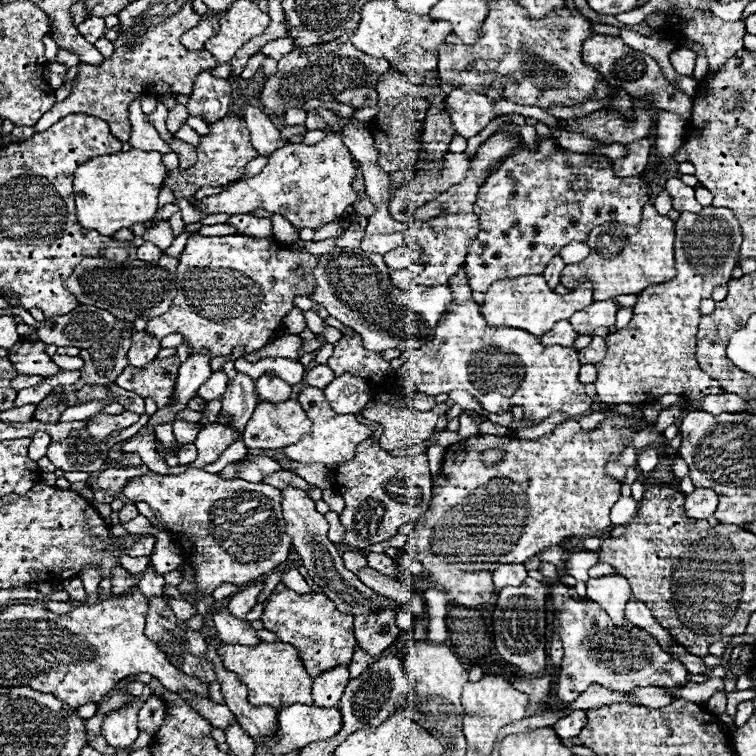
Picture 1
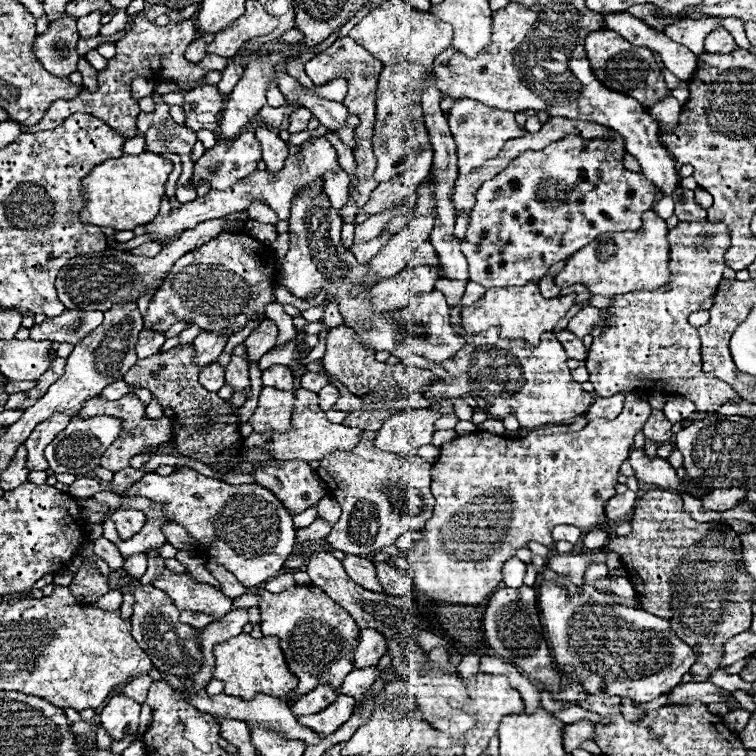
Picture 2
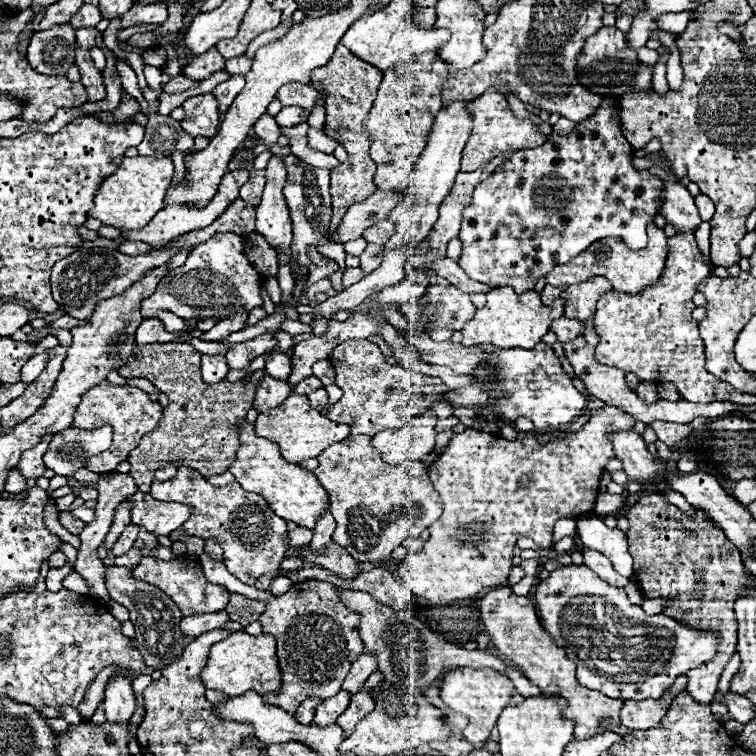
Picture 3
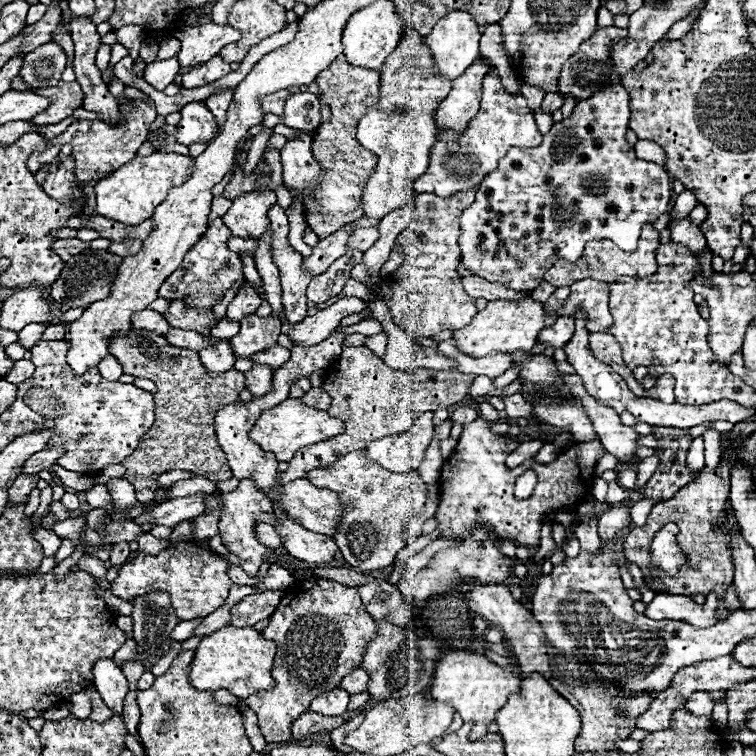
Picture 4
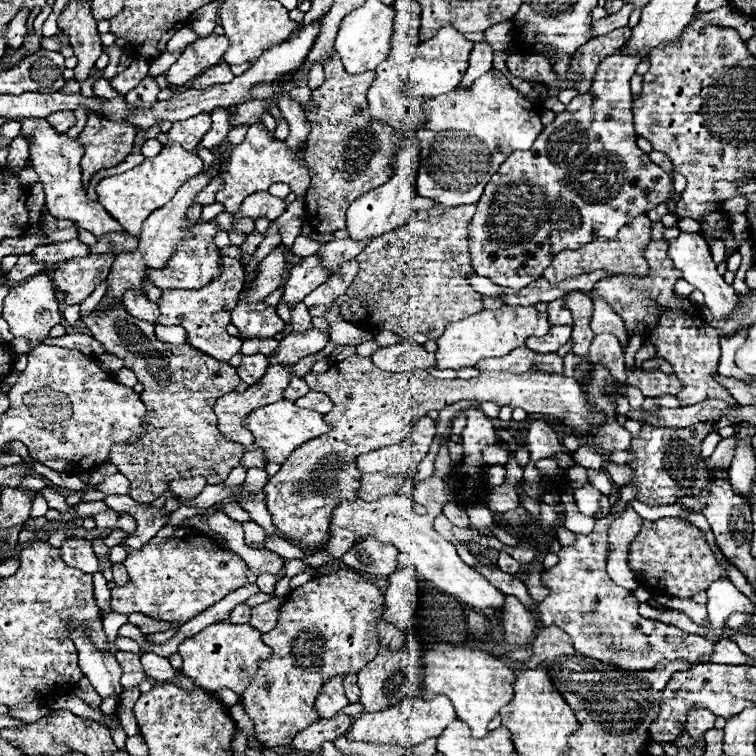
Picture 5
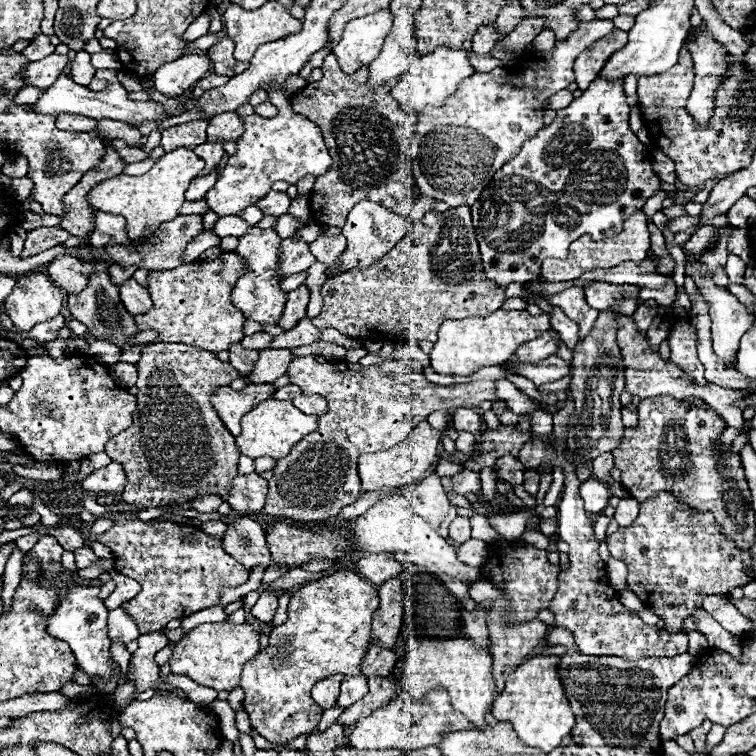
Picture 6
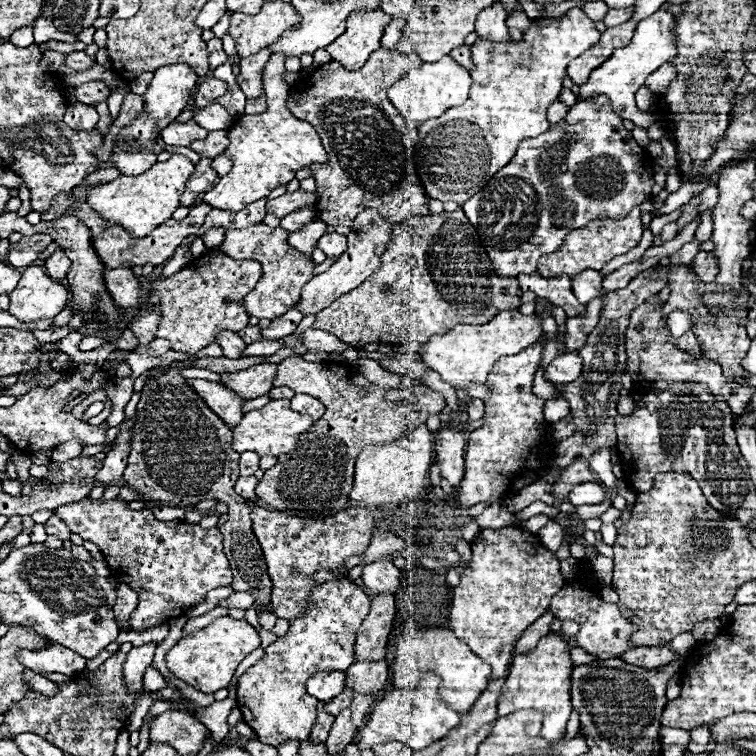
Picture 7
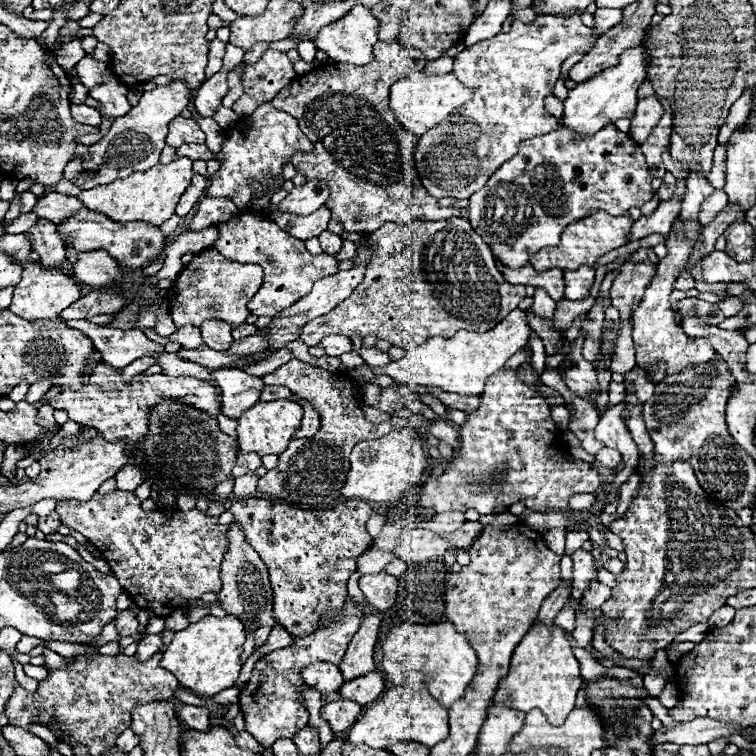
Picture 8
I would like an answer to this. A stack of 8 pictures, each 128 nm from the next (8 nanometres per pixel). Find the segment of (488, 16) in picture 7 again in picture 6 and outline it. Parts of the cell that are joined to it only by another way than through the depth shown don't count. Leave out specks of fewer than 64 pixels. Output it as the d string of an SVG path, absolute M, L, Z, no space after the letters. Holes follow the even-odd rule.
M484 24L478 28L478 32L472 38L472 50L476 50L476 54L490 54L490 50L494 48L494 44L498 44L500 40L504 40L506 34L496 30L496 24Z

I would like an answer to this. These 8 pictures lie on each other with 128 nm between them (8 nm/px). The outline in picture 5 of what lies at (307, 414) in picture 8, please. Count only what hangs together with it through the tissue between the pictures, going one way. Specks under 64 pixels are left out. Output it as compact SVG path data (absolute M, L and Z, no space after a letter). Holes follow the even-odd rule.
M310 390L306 396L298 398L298 400L296 400L296 406L308 408L308 410L316 410L316 412L320 412L320 414L328 414L328 412L332 410L330 398L328 398L326 394L322 394L322 392L312 392L312 390Z

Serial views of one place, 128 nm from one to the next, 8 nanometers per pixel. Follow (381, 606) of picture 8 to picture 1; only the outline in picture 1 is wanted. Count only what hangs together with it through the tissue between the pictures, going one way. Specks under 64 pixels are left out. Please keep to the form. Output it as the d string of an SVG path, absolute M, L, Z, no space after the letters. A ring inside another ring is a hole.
M372 438L356 446L352 462L340 462L332 468L334 488L346 502L340 522L346 528L342 546L350 550L368 550L372 544L380 544L398 534L404 524L418 520L432 502L432 478L428 458L424 454L392 456L378 448Z

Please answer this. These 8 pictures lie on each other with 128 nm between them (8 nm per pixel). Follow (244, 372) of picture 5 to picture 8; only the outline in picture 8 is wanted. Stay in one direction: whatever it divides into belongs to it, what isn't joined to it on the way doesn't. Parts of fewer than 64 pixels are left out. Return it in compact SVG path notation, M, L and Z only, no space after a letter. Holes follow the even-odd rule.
M208 320L204 322L204 326L200 326L202 332L202 340L208 348L224 352L230 344L232 344L232 336L230 336L232 326L228 326L228 322L216 322L216 320Z

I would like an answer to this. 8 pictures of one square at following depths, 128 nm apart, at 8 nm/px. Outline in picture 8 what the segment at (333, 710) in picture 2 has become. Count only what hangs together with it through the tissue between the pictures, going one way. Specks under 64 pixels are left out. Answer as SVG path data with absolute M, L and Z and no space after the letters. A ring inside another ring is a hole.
M314 662L312 666L306 666L300 674L308 686L320 690L322 694L334 694L342 686L342 674L336 664Z

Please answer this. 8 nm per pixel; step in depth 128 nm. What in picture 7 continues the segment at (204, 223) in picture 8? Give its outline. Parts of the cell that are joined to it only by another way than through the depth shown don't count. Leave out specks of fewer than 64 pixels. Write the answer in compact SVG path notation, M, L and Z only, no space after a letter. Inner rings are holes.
M198 204L190 210L190 214L180 220L180 222L174 222L172 218L162 222L152 234L144 236L144 238L134 238L130 232L126 232L120 224L116 222L108 222L104 234L100 236L90 236L92 240L92 248L94 252L98 254L98 258L108 266L108 268L118 268L118 266L124 266L124 268L134 268L134 266L144 266L144 264L154 264L154 266L160 266L162 262L166 262L174 250L182 244L184 238L192 236L198 232L198 228L204 224L204 218L206 214L210 212L212 208L208 204Z

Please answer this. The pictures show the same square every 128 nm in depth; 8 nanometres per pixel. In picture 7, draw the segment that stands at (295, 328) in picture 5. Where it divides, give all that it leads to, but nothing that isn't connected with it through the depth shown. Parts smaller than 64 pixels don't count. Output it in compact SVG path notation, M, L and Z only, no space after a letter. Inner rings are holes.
M306 330L302 336L302 342L306 344L308 350L320 350L320 352L344 352L350 346L346 342L342 342L340 338L336 338L334 334L322 332L322 330ZM268 340L268 342L254 342L254 344L248 344L246 350L242 352L242 356L270 356L274 352L278 352L282 346L278 340Z

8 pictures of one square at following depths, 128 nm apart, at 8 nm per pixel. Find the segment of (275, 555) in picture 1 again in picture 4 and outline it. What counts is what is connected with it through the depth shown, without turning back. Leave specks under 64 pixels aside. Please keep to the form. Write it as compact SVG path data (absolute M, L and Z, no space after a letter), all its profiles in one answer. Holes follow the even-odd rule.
M244 478L240 482L240 486L234 490L234 492L228 492L224 496L220 494L212 494L208 496L206 500L206 512L214 510L214 508L220 508L222 510L222 516L220 516L220 536L222 536L222 544L232 550L236 556L240 556L242 560L242 570L254 578L260 574L260 564L262 564L262 556L272 556L270 548L266 548L264 544L260 544L254 534L252 534L252 528L254 528L254 516L258 514L264 514L264 512L272 512L272 502L264 496L262 490L256 490L256 484L252 482L252 478ZM192 520L190 522L180 522L172 534L170 534L170 542L180 542L180 540L192 540L194 534L192 534Z

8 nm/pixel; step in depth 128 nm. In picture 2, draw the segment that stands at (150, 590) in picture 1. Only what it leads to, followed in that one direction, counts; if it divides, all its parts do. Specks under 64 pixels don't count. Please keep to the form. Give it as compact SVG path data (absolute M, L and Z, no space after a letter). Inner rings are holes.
M156 548L156 550L146 550L144 554L148 556L148 570L146 570L146 574L140 578L140 582L142 582L144 586L148 586L148 584L152 584L152 580L156 580L156 578L160 576L160 572L162 572L162 568L164 568L164 560L162 560L162 556L158 554L158 548Z

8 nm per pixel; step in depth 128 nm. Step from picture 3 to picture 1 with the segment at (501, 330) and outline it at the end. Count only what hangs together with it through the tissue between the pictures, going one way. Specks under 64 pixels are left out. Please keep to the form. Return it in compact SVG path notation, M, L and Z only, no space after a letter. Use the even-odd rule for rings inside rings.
M520 276L512 280L498 280L494 282L484 302L480 304L480 312L486 318L488 326L510 326L530 332L532 336L540 338L548 330L554 328L554 322L568 320L574 312L586 308L592 302L592 284L586 282L584 286L578 286L576 290L568 294L556 294L546 286L544 276Z

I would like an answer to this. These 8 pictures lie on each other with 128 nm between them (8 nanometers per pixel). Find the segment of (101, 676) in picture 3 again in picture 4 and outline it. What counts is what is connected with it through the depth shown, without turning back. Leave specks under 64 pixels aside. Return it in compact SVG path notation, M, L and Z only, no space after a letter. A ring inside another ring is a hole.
M127 639L122 648L115 652L113 660L121 666L124 662L138 660L139 653L137 652L137 642L132 639ZM84 690L73 694L66 701L66 706L76 718L88 718L90 716L90 698L88 698L88 694Z

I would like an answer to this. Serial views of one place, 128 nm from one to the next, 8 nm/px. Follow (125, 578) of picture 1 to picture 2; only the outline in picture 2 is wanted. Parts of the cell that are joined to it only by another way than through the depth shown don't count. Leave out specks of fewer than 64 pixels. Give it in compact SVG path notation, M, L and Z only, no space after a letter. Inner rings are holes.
M96 540L96 542L94 542L94 552L96 552L100 558L104 558L112 570L120 570L124 558L122 558L118 546L116 546L114 542L112 542L112 544L108 544L108 542L110 542L110 540L106 540L106 542L104 542L104 540Z

